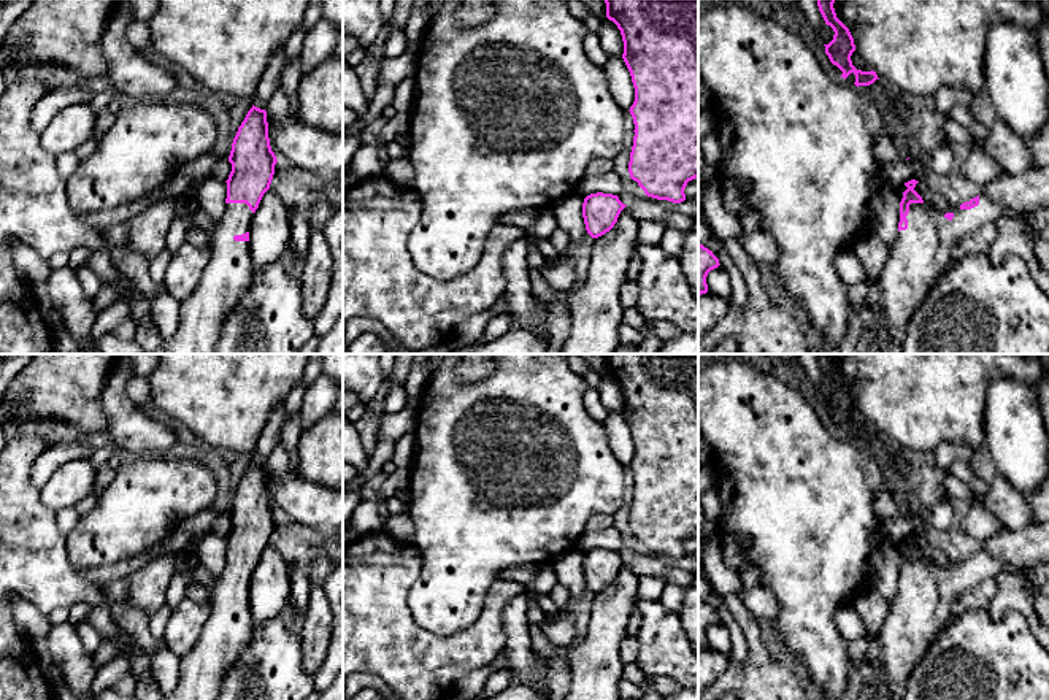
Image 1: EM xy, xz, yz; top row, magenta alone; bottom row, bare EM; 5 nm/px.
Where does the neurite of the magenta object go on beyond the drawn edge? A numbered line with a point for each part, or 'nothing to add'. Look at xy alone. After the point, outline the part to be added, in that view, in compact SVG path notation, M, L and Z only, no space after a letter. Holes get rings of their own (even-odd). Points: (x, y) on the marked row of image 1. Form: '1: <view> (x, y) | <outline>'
1: xy (226, 278) | M225 203L225 211L211 235L209 262L194 292L181 302L178 330L149 354L217 354L225 317L240 303L254 275L249 241L233 240L235 235L249 232L252 214L246 203Z

